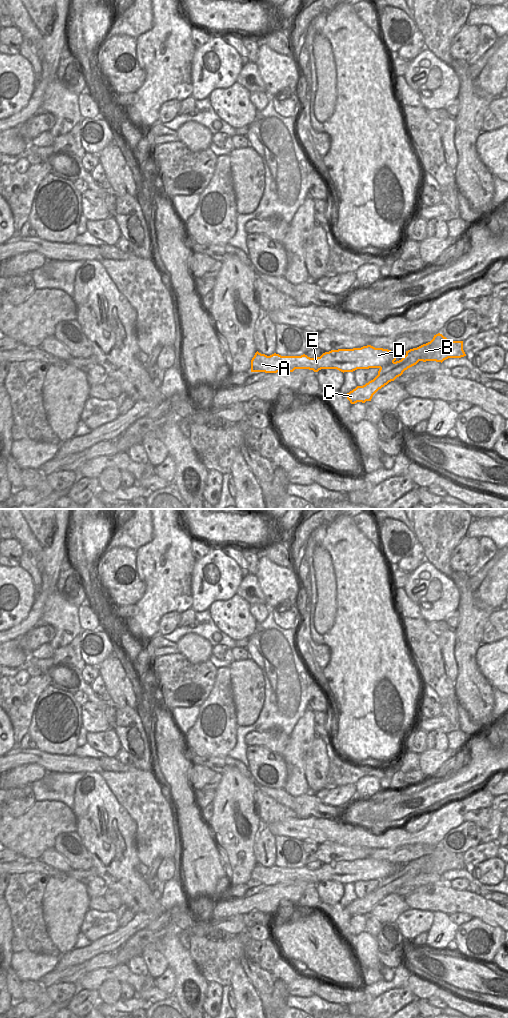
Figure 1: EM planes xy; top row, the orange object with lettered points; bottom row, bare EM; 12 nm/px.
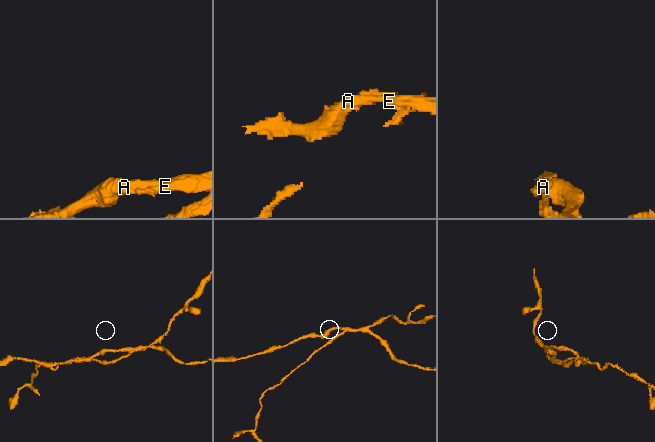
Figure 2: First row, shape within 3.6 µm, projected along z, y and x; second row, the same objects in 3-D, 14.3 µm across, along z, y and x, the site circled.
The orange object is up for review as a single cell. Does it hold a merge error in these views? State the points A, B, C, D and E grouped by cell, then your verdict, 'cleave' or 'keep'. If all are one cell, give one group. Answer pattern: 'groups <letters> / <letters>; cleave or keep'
groups A B D E / C; cleave

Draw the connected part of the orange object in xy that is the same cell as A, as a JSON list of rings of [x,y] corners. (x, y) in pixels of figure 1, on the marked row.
[[[449,339],[443,344],[434,345],[432,343],[430,346],[421,345],[417,348],[410,349],[406,351],[406,355],[399,361],[396,360],[396,355],[396,352],[383,348],[375,348],[371,345],[363,346],[361,348],[331,350],[323,353],[317,358],[310,358],[305,354],[301,356],[281,356],[274,353],[267,356],[257,351],[251,360],[251,372],[293,372],[295,369],[309,369],[318,372],[321,369],[337,369],[344,373],[353,372],[357,369],[383,368],[384,372],[387,373],[403,365],[410,358],[412,360],[436,361],[442,363],[448,358],[461,358],[466,356],[463,350],[463,341],[453,341]]]

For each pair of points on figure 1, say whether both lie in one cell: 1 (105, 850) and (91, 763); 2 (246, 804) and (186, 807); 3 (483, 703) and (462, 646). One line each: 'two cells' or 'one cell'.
1: two cells
2: two cells
3: one cell

